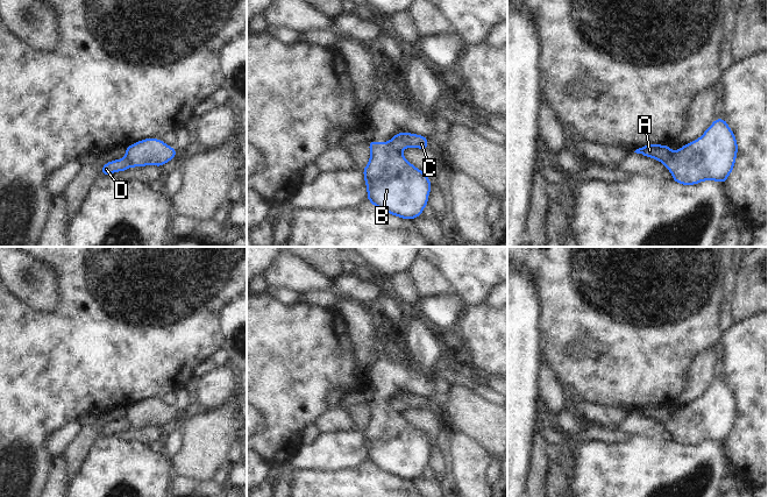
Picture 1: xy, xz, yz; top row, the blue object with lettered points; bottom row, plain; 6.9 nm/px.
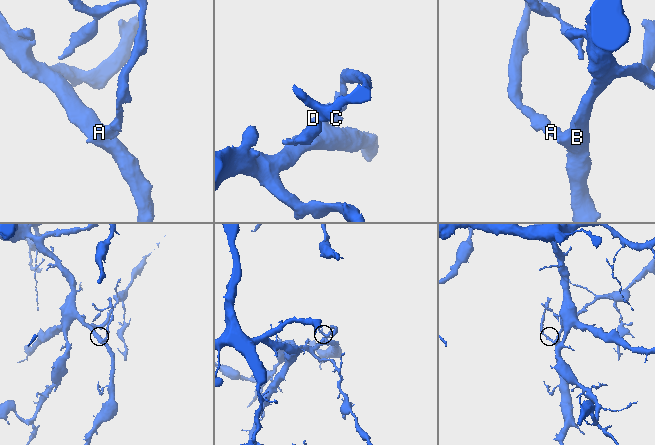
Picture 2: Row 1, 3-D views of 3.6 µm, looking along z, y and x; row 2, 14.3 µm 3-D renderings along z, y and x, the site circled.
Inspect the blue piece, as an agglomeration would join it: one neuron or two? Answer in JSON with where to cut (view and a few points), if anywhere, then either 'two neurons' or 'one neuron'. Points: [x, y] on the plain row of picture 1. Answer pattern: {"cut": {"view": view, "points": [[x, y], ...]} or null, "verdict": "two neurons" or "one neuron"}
{"cut": {"view": "xz", "points": [[389, 403], [399, 412]]}, "verdict": "two neurons"}

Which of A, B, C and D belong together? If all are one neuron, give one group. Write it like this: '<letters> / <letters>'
A C / B D

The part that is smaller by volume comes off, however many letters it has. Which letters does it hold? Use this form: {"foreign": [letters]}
{"foreign": ["A", "C"]}

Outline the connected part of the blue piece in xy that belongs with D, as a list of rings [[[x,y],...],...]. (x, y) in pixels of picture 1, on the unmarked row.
[[[114,420],[112,423],[105,424],[105,426],[100,429],[100,434],[104,436],[111,436],[113,433],[118,432],[127,432],[130,427],[130,424],[126,420]]]

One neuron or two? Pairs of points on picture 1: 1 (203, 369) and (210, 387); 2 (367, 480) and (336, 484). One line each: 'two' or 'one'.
1: two
2: one

